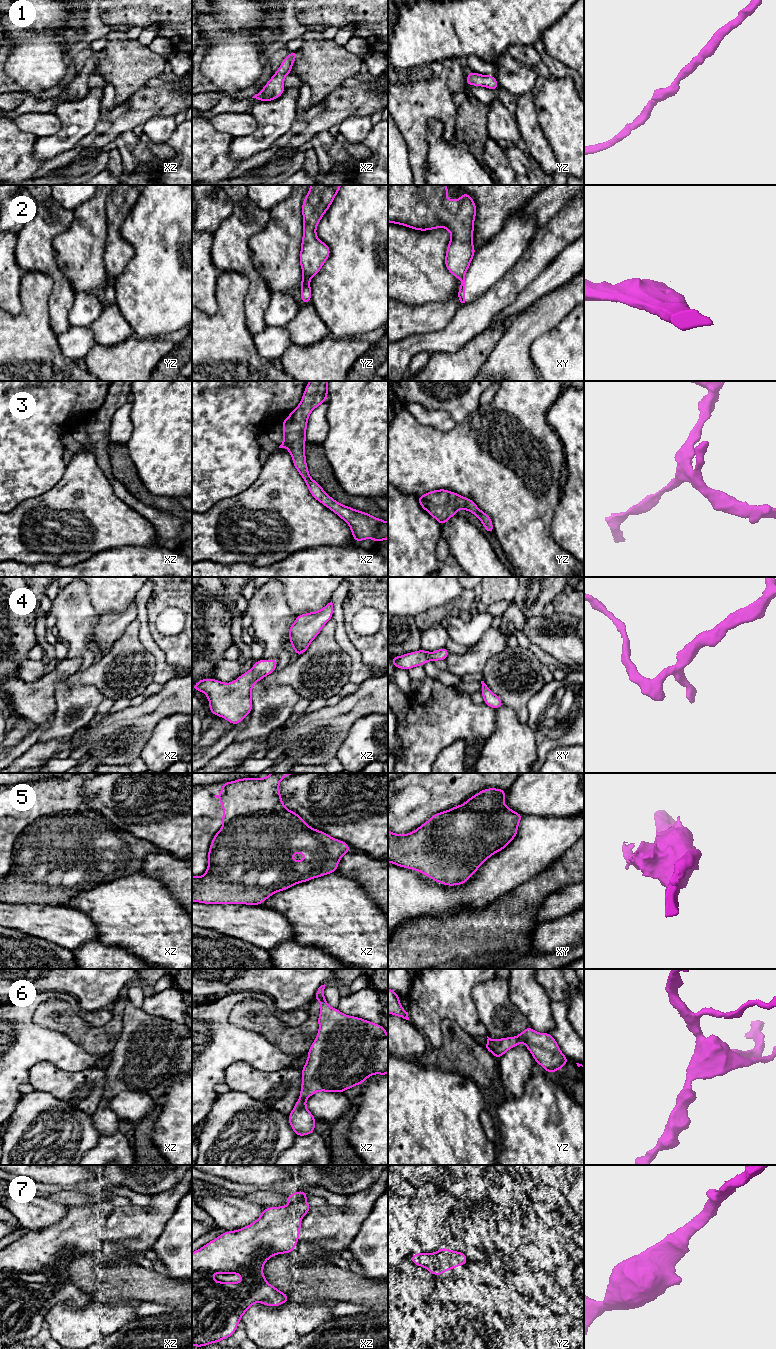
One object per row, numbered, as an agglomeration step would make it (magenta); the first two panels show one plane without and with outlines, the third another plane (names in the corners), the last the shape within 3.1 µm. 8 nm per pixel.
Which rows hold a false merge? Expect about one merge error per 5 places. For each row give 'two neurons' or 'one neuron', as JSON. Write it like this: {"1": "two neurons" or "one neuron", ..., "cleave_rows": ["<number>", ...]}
{"1": "one neuron", "2": "two neurons", "3": "one neuron", "4": "one neuron", "5": "one neuron", "6": "one neuron", "7": "one neuron", "cleave_rows": ["2"]}

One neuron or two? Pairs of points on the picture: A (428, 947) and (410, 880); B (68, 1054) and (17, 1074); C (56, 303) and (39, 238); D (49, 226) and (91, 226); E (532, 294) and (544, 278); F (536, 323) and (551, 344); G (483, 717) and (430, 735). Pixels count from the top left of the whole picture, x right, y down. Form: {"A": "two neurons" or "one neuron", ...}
{"A": "two neurons", "B": "one neuron", "C": "one neuron", "D": "two neurons", "E": "one neuron", "F": "two neurons", "G": "one neuron"}

